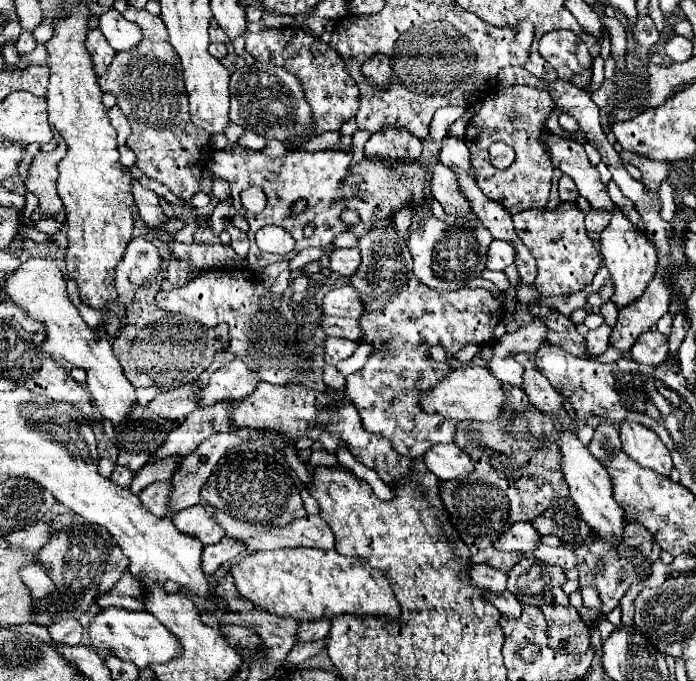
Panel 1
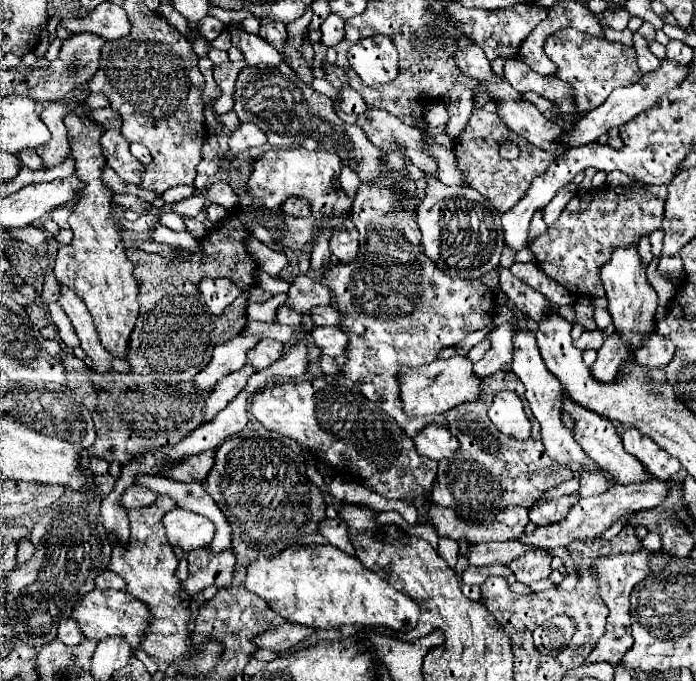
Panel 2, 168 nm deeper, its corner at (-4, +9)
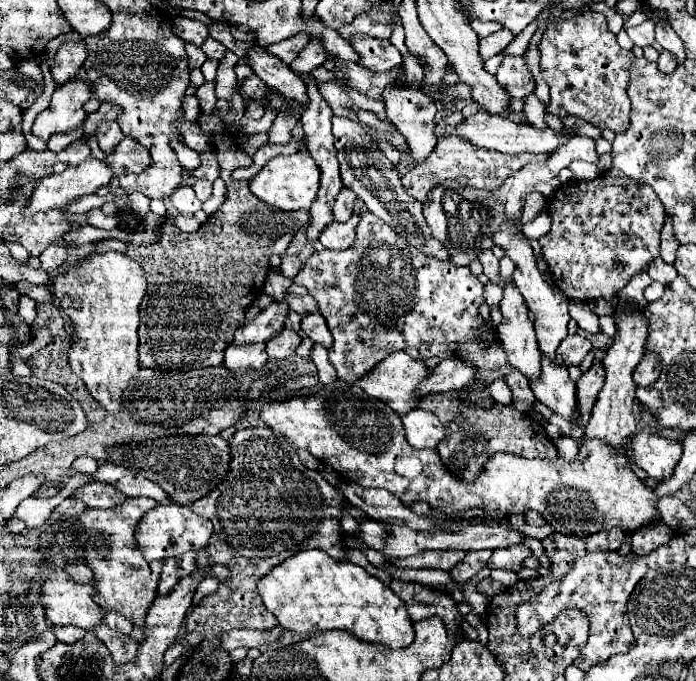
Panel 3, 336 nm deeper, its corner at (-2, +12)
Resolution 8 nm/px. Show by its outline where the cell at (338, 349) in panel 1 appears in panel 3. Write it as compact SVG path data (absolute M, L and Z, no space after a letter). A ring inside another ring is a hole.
M313 312L313 314L309 314L309 316L303 316L303 320L301 320L301 330L303 330L313 342L317 342L317 344L321 344L321 346L325 346L325 348L329 348L331 342L333 342L331 332L329 332L329 328L327 328L327 324L325 324L325 318L323 318L319 312Z

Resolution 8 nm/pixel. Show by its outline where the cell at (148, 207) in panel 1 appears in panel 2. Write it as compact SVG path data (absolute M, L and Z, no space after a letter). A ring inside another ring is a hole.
M109 129L103 139L101 139L101 145L105 149L105 157L107 157L107 163L109 167L125 181L125 183L131 183L131 185L139 185L141 183L141 177L145 167L131 155L129 151L129 141L123 139L121 131L117 129Z

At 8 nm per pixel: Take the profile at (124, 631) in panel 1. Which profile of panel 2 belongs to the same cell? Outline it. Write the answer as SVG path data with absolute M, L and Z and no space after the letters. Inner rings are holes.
M93 589L87 595L83 595L81 603L73 611L73 619L79 621L79 629L87 639L107 639L107 637L123 637L131 649L141 647L143 631L147 631L147 623L151 623L151 613L147 611L145 603L139 603L139 599L127 595L125 591L115 589Z

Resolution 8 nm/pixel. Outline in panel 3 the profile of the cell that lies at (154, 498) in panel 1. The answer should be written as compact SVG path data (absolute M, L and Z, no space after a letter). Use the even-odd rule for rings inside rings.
M85 484L81 488L77 488L75 492L71 492L73 500L83 502L87 508L115 508L119 506L123 500L127 500L123 494L119 494L113 486L109 484Z

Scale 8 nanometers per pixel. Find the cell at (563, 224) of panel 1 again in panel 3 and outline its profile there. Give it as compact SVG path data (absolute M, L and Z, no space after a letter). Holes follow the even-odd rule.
M617 168L599 172L599 176L593 178L591 182L569 182L569 184L563 184L563 186L555 192L555 196L549 200L549 214L551 214L551 230L549 230L549 234L545 234L545 236L539 240L539 244L541 244L541 250L543 250L543 260L547 262L551 274L553 274L553 278L555 278L553 284L555 284L569 300L583 300L583 302L587 302L587 300L599 300L599 298L613 298L613 296L617 296L619 290L623 290L623 288L627 286L627 282L629 282L635 274L647 270L649 264L651 264L651 260L655 260L655 258L659 256L659 244L661 244L659 236L661 236L661 228L663 228L663 224L665 224L665 210L663 210L663 204L657 200L657 194L653 192L653 188L649 188L649 186L645 186L645 184L637 184L635 180L629 180L623 172L617 172ZM603 190L607 192L607 198L601 198Z

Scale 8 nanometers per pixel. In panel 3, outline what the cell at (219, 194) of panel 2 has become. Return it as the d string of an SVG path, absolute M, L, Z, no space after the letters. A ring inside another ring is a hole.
M197 180L197 182L193 184L193 190L195 190L195 196L197 196L201 202L205 202L205 200L211 196L213 186L211 186L209 180Z

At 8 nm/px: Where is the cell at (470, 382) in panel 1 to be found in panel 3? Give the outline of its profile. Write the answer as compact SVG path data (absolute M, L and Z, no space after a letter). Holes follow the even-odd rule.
M399 350L399 352L393 352L391 356L387 356L385 360L381 360L377 364L377 368L373 368L373 372L369 372L369 376L357 380L355 386L361 388L365 394L373 396L375 400L385 402L393 412L397 412L399 416L403 416L409 410L413 410L413 408L419 406L419 398L415 398L415 386L419 382L423 382L427 378L427 374L429 374L429 368L423 362L413 360L409 354L405 354L403 350Z

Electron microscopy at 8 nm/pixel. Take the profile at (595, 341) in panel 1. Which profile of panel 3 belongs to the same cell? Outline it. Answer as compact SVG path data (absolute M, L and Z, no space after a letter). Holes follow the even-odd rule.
M573 334L561 342L557 354L561 356L561 360L565 360L565 366L579 366L589 350L591 350L591 342L579 334Z

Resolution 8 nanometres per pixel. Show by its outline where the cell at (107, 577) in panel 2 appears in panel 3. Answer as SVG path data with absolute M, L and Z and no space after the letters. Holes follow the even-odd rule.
M73 564L73 566L65 568L65 572L69 574L69 578L71 578L71 580L81 582L81 584L89 584L89 582L93 580L91 570L87 568L87 564Z

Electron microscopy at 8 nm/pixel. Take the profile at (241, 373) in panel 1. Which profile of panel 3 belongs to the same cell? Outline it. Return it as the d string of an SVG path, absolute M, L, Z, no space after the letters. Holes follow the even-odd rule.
M285 328L283 332L279 332L275 338L271 338L267 342L267 354L271 358L287 358L291 354L295 354L295 348L299 346L301 336L289 328Z

